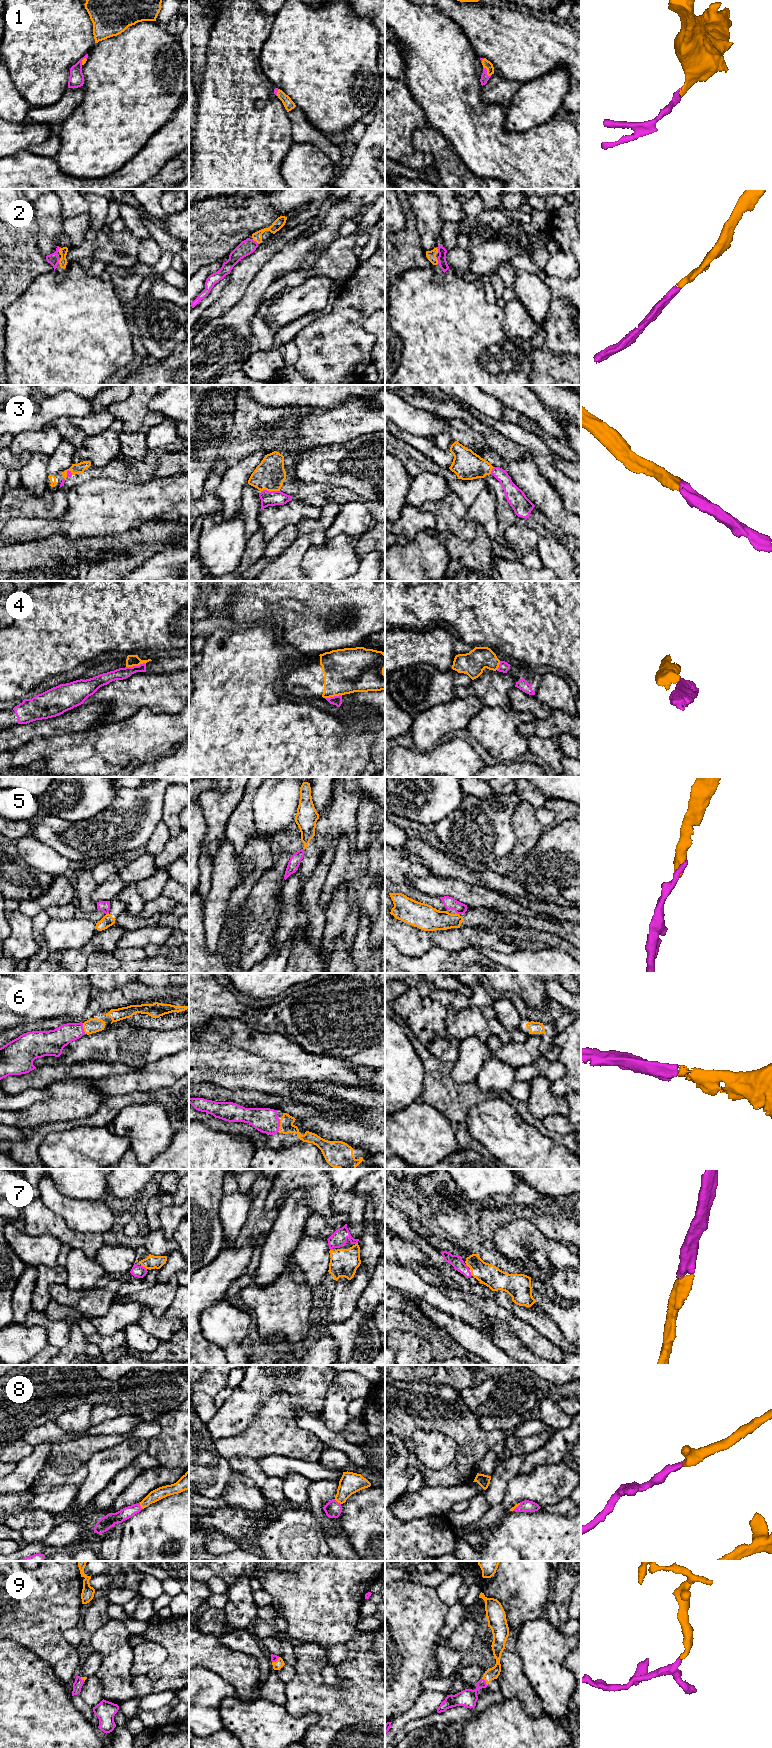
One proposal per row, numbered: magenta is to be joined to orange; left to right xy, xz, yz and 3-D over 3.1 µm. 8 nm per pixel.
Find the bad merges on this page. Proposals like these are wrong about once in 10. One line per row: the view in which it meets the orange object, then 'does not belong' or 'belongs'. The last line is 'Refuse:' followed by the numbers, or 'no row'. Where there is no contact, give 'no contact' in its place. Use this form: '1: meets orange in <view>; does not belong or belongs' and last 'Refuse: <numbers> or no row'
1: meets orange in yz; belongs
2: meets orange in xz; belongs
3: meets orange in xz; belongs
4: meets orange in xy; does not belong
5: meets orange in yz; does not belong
6: meets orange in xz; belongs
7: meets orange in xy; belongs
8: meets orange in xy; belongs
9: meets orange in yz; belongs
Refuse: 4, 5

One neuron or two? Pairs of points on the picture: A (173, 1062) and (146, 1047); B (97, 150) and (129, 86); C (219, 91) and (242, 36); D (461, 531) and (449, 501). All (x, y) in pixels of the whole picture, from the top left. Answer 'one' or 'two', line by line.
A: two
B: one
C: one
D: one

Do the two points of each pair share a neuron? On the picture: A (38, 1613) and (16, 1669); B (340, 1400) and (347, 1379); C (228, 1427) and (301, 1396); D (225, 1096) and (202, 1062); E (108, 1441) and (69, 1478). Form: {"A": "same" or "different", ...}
{"A": "different", "B": "same", "C": "same", "D": "different", "E": "same"}

